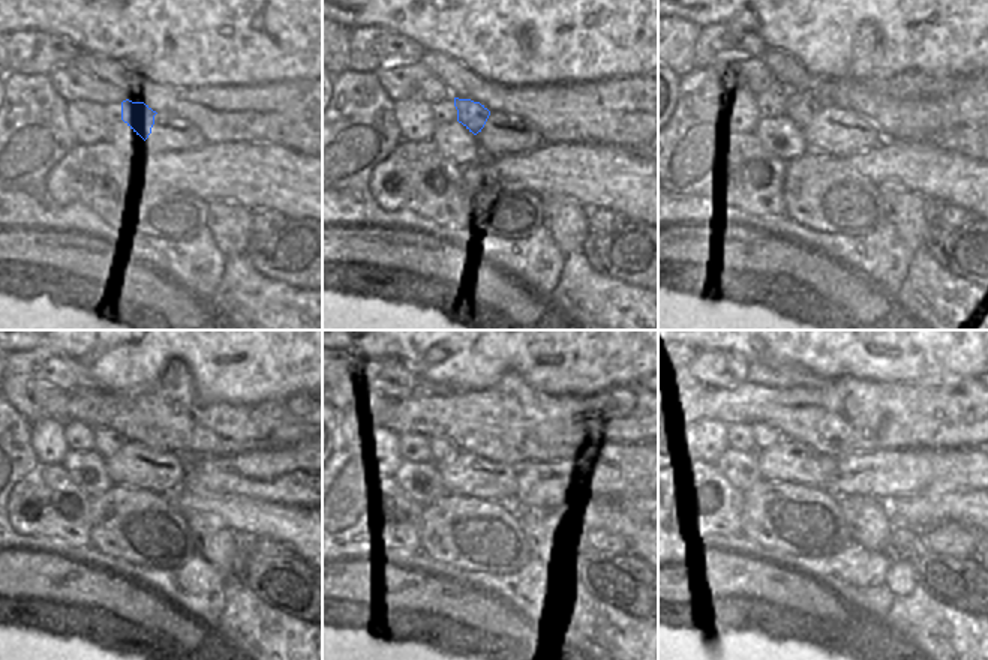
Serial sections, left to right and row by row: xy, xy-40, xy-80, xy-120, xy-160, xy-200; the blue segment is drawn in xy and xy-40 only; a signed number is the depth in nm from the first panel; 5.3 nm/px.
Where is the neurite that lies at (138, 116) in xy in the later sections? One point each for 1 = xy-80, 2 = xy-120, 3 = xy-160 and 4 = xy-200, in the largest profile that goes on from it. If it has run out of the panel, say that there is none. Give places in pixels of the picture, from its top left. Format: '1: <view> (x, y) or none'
1: xy-80 (801, 108)
2: xy-120 (107, 443)
3: xy-160 (443, 449)
4: xy-200 (765, 435)

